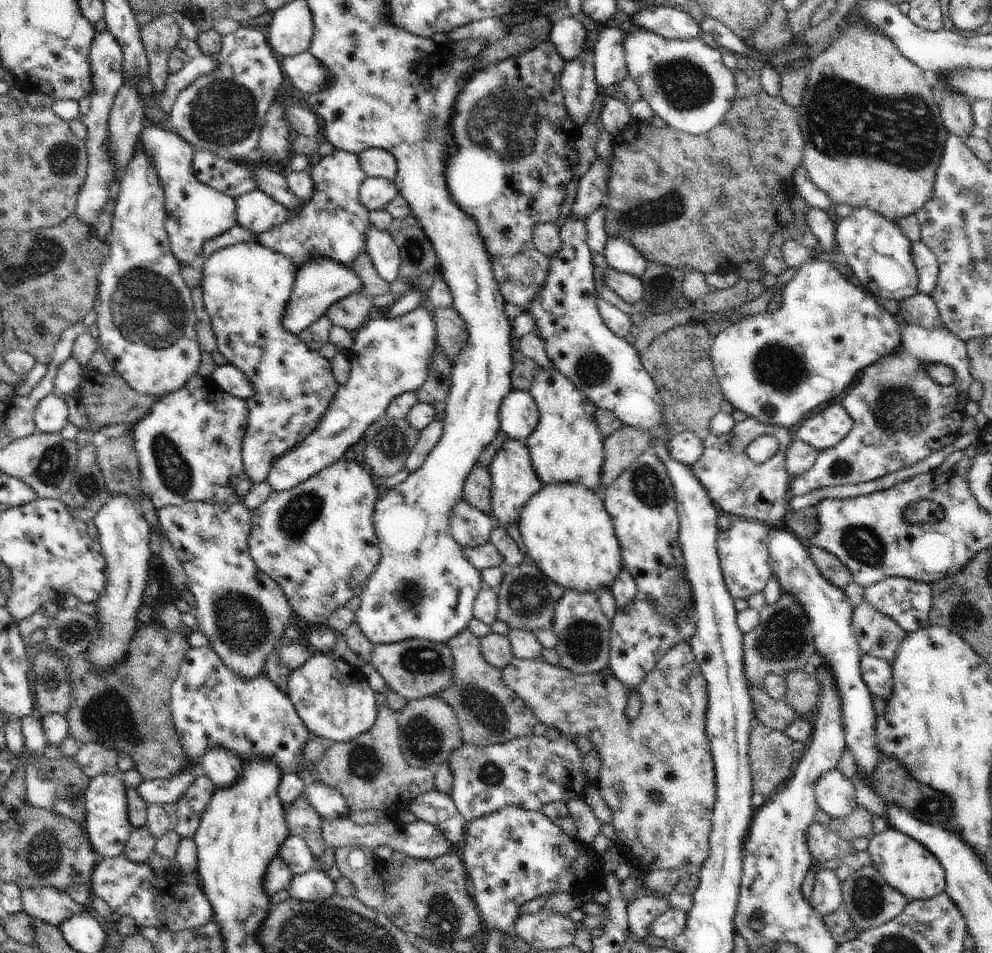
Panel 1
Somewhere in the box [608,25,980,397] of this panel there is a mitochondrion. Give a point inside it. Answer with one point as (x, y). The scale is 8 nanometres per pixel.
(842, 120)

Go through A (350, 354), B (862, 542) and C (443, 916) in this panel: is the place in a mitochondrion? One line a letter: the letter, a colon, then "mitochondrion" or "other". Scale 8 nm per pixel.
A: other
B: mitochondrion
C: mitochondrion

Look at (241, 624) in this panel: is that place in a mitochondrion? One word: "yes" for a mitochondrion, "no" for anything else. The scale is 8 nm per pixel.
yes

